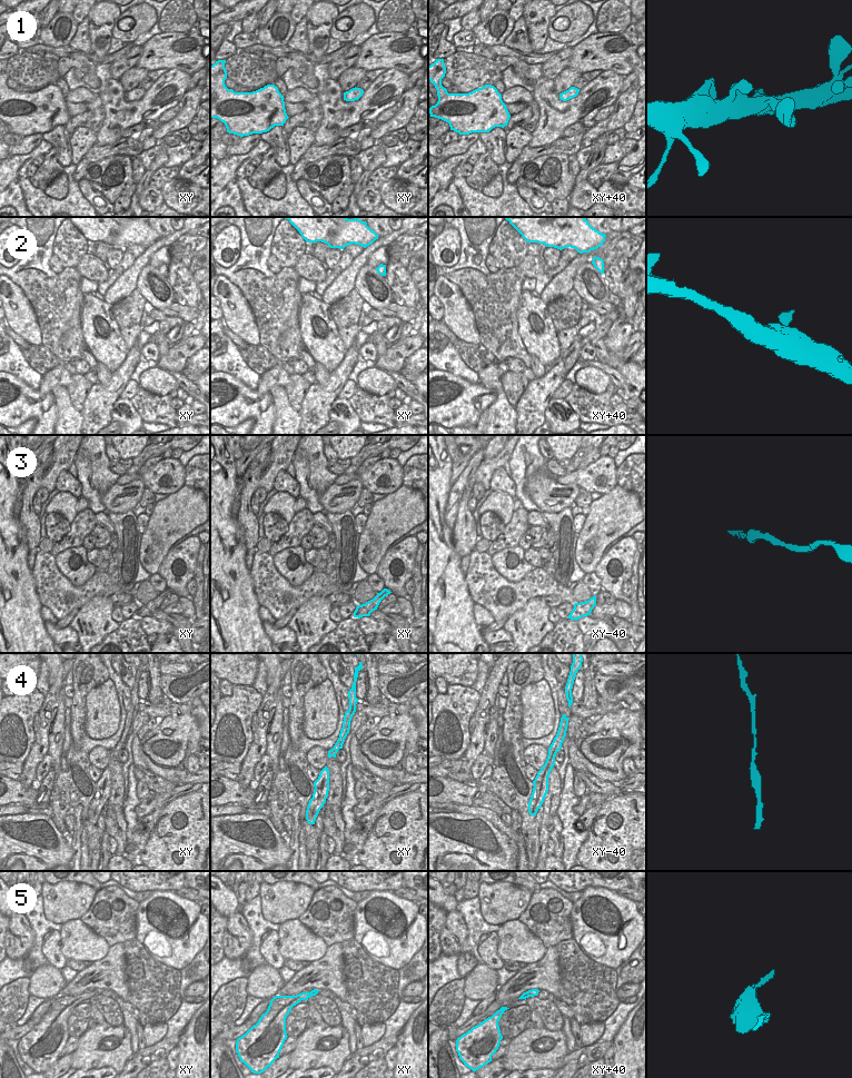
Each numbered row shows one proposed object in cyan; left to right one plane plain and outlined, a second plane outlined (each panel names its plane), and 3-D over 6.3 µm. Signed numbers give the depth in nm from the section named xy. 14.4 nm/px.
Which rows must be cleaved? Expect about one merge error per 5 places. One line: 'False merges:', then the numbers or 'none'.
False merges: none

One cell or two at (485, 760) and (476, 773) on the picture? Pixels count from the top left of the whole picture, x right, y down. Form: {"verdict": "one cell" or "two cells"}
{"verdict": "one cell"}

